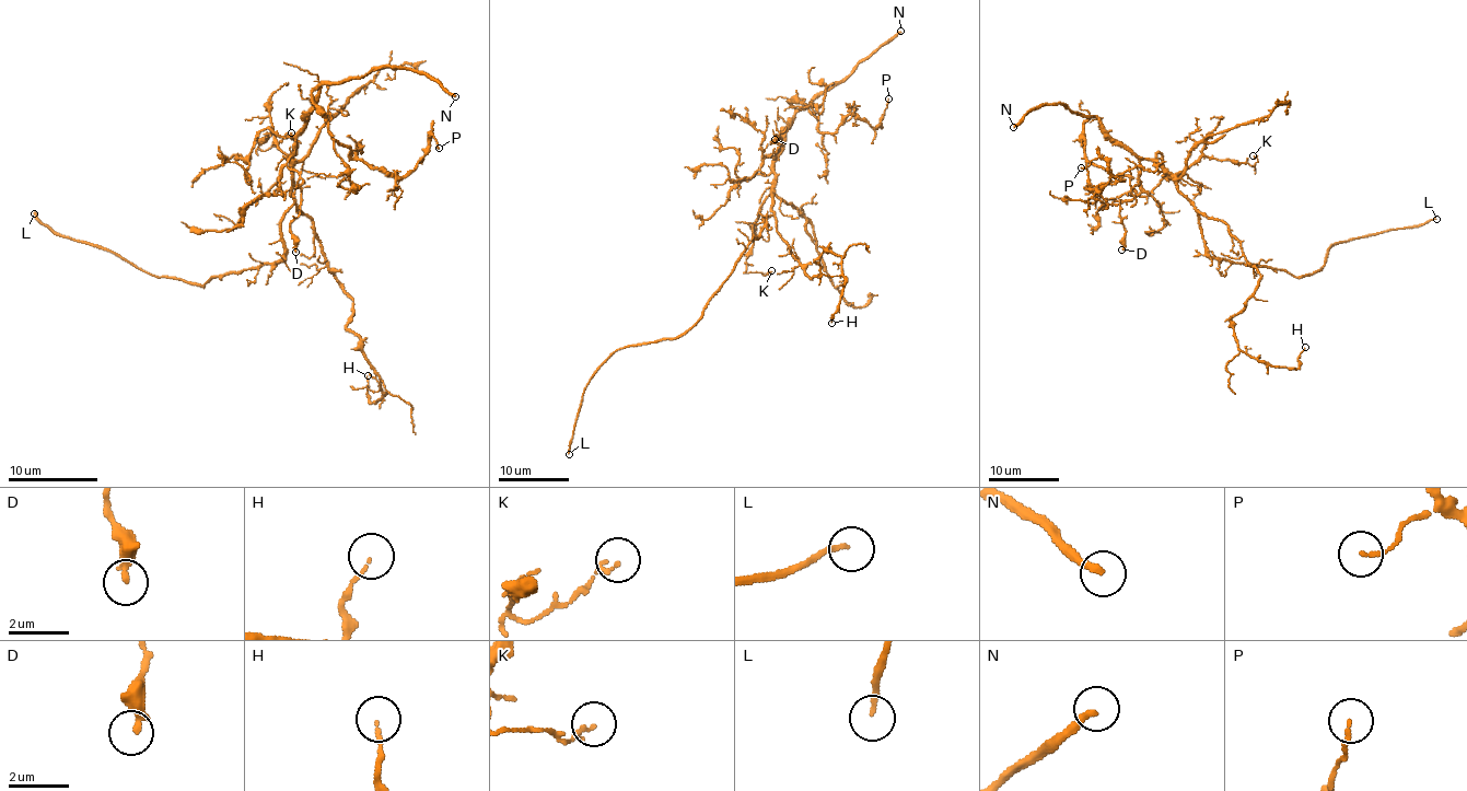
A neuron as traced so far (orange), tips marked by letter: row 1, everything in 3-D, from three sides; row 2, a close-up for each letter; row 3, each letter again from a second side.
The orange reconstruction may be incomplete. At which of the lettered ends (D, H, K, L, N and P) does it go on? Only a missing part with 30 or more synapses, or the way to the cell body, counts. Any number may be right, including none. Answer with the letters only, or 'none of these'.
L, N

